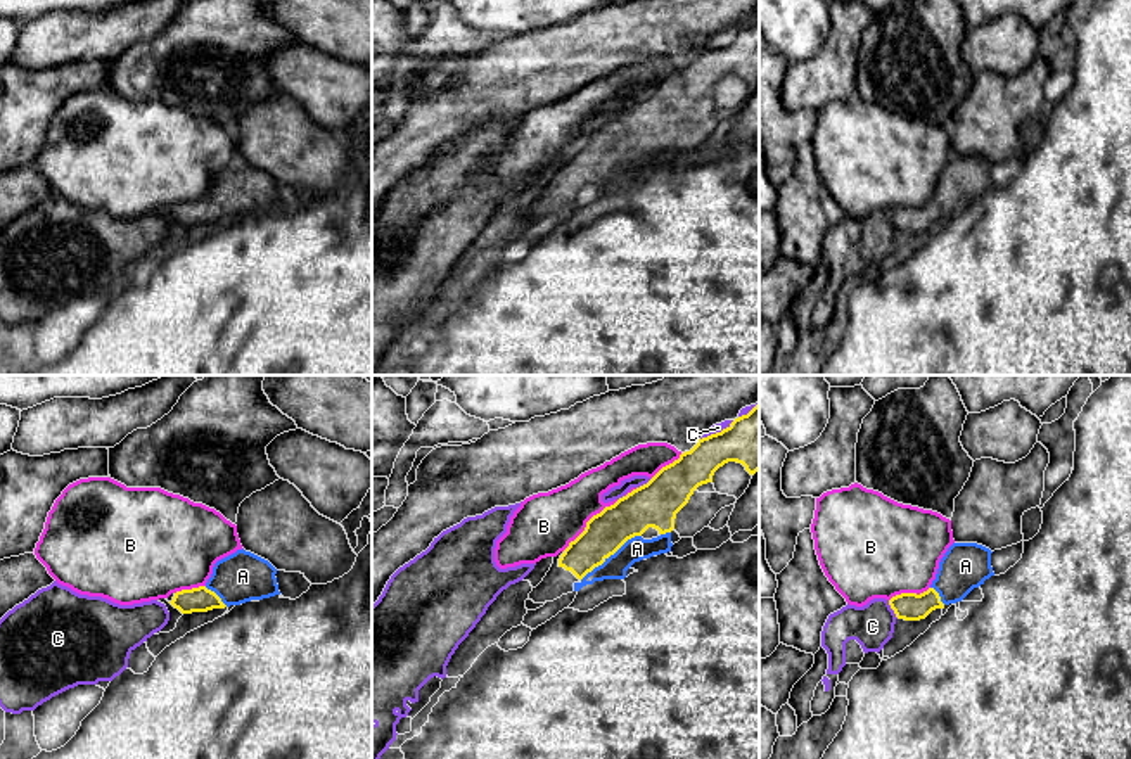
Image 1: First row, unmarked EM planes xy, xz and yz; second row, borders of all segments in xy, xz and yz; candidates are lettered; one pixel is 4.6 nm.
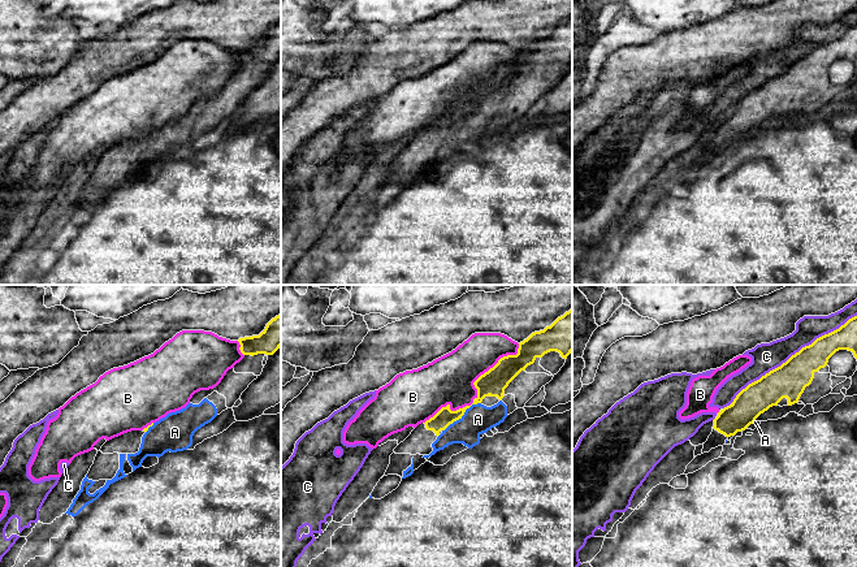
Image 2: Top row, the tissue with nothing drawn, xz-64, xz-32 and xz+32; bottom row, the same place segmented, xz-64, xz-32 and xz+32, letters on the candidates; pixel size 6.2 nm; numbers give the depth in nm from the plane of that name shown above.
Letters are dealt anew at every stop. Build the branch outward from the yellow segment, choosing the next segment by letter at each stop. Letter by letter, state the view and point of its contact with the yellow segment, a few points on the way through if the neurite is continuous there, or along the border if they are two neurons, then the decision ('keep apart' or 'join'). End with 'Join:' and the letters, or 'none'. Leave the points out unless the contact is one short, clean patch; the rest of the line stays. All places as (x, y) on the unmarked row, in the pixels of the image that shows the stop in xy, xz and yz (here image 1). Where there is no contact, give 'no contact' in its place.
A: meets yellow in xz at (609, 168); join
B: meets yellow in xz at (588, 133); keep apart
C: meets yellow in xz at (716, 45); keep apart
Join: A

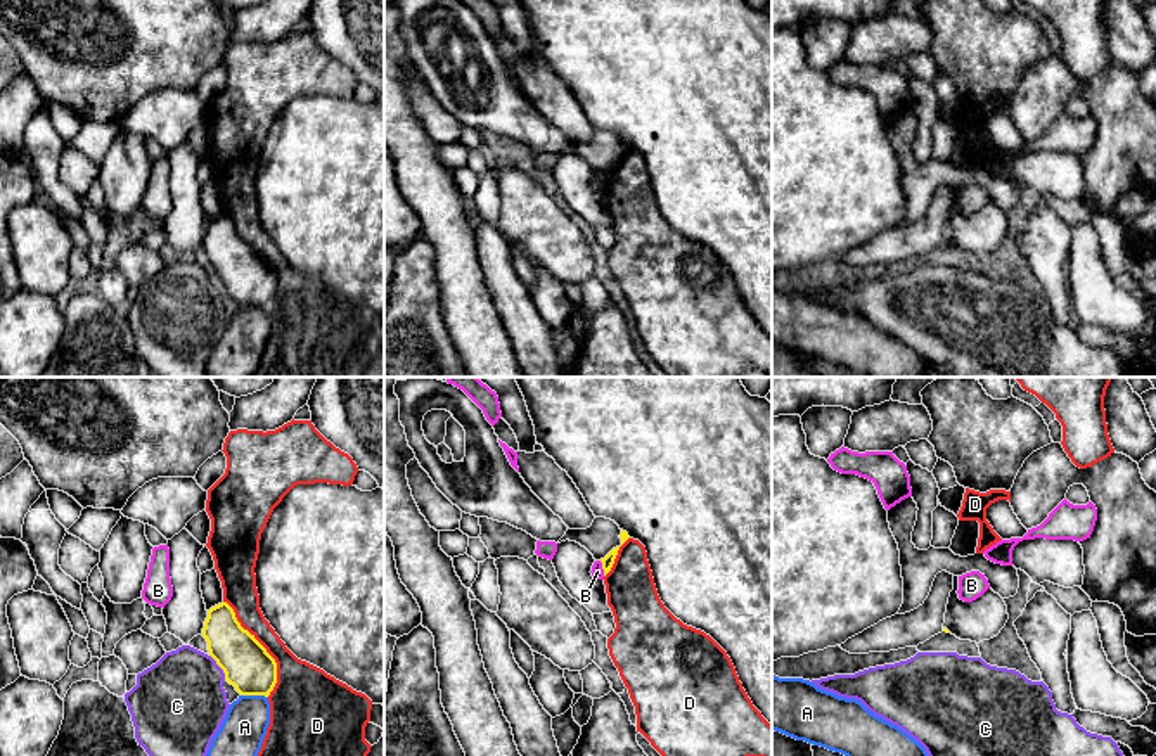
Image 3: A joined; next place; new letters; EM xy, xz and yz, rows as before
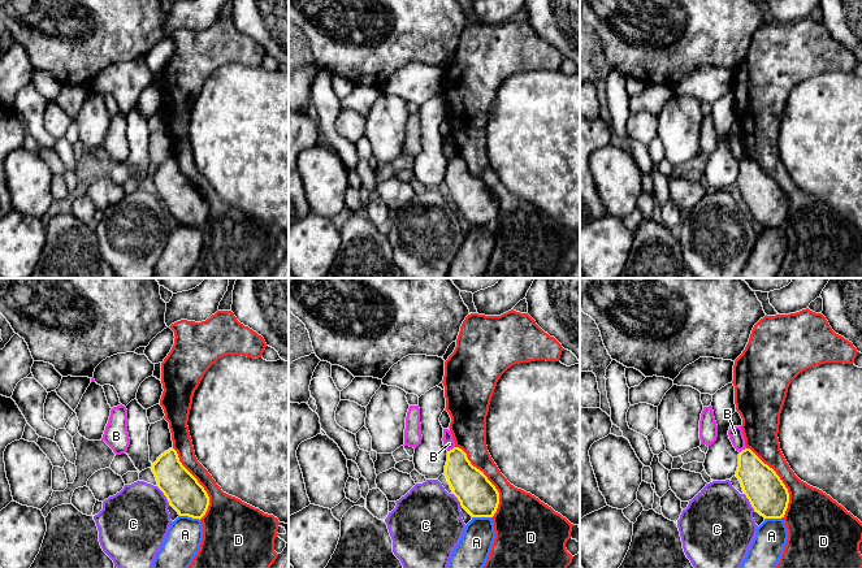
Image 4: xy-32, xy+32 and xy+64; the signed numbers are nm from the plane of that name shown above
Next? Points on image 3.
A: meets yellow in xy at (255, 307); keep apart
B: meets yellow in xz at (603, 180); border along xz (599, 173), (604, 187); keep apart
C: meets yellow in xy at (218, 277); keep apart
D: meets yellow in xy at (265, 262); keep apart
Join: none

